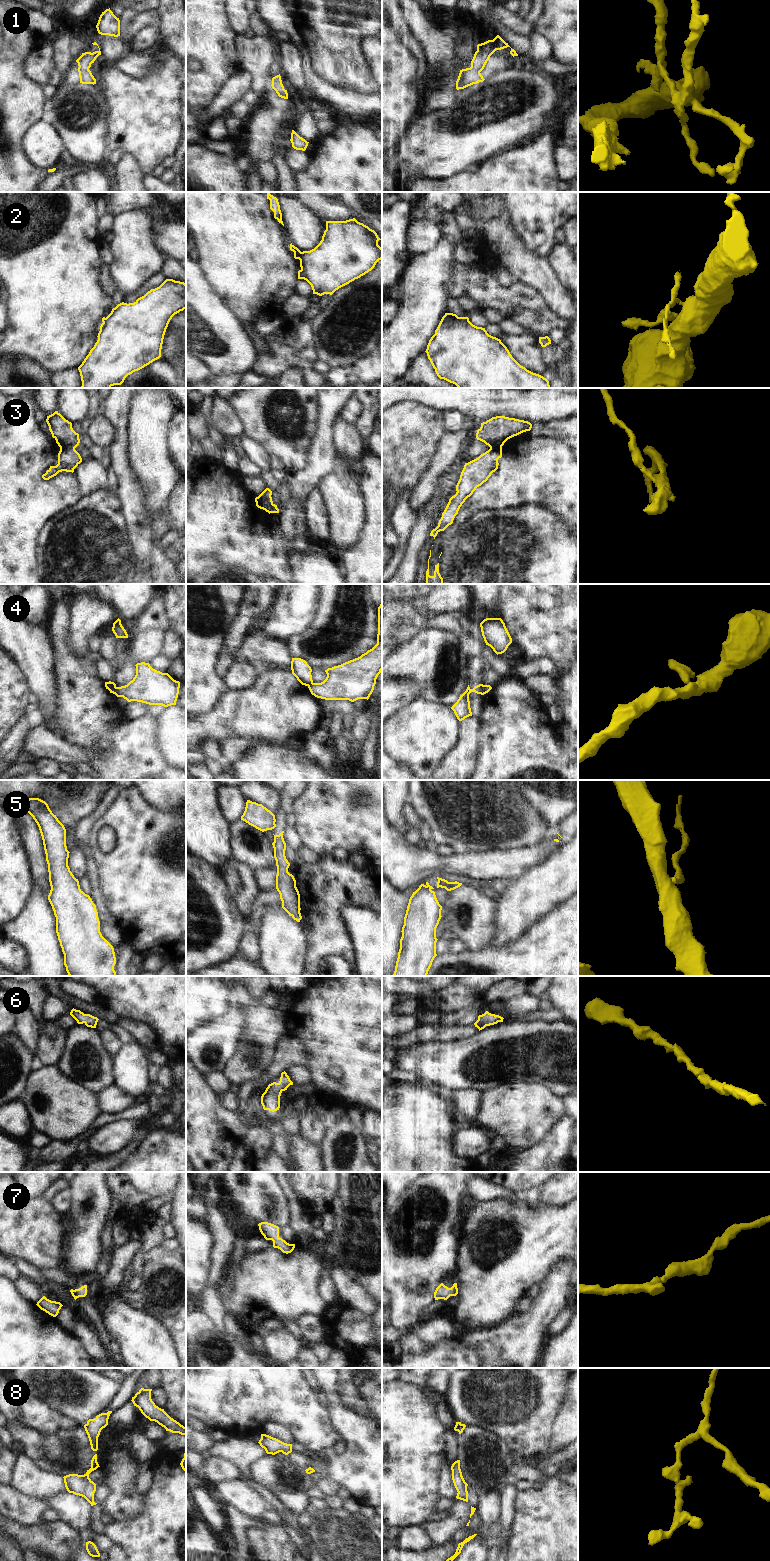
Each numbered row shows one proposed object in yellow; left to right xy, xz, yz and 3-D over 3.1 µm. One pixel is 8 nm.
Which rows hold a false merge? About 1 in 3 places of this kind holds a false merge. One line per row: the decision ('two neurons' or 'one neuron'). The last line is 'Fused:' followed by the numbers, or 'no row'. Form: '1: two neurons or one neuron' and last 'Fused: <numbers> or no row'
1: one neuron
2: two neurons
3: two neurons
4: two neurons
5: two neurons
6: one neuron
7: one neuron
8: one neuron
Fused: 2, 3, 4, 5

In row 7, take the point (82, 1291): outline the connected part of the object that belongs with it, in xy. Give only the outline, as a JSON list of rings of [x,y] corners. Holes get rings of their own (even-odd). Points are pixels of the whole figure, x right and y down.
[[[84,1285],[79,1289],[71,1289],[70,1292],[75,1300],[79,1297],[85,1297],[87,1295],[87,1285]]]

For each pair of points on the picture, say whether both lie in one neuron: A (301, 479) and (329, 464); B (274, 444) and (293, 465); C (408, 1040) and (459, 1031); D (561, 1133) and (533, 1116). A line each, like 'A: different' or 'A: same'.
A: same
B: same
C: same
D: different

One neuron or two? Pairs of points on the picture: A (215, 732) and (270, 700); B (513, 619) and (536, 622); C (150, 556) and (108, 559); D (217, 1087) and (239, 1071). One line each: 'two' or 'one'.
A: one
B: one
C: two
D: two

